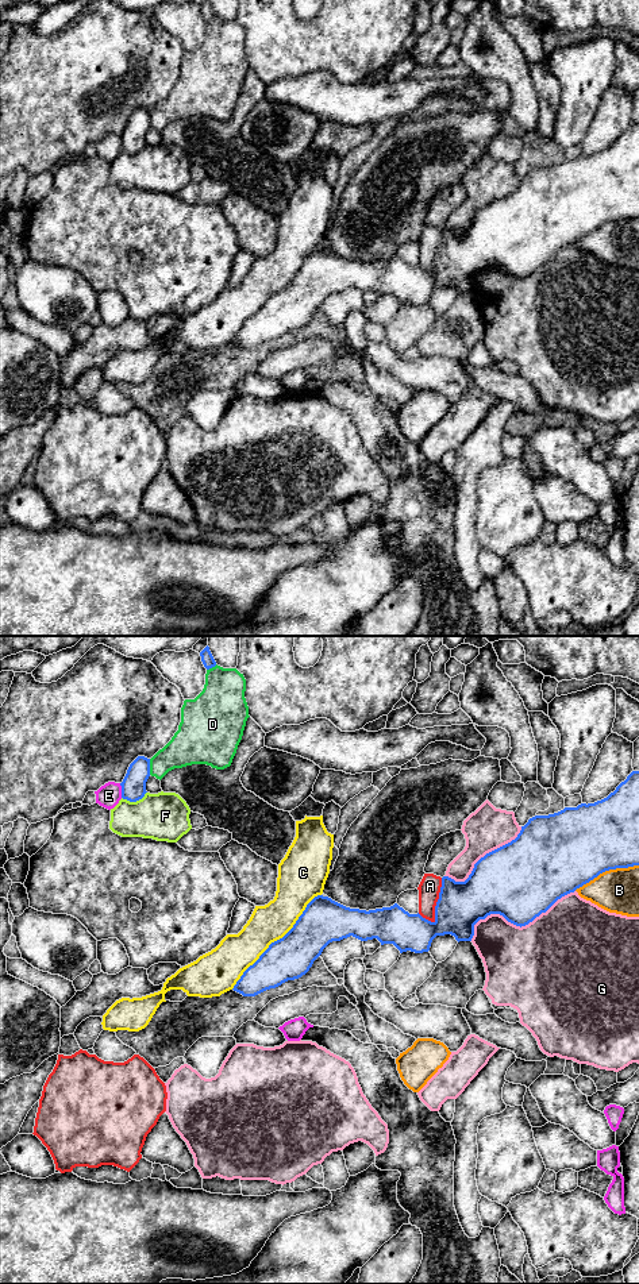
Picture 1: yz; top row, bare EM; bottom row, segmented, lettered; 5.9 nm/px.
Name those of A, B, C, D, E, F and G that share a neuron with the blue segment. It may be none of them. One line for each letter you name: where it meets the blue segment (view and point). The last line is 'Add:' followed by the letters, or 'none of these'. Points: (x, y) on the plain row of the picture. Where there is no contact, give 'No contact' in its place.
Add: none of these

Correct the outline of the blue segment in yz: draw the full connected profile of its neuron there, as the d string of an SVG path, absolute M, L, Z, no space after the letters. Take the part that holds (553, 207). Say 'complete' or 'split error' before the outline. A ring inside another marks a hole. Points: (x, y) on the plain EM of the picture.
complete | M632 123L601 153L530 170L515 192L481 209L465 234L443 228L434 274L419 265L409 266L397 255L366 263L346 259L328 248L315 248L293 279L269 297L232 342L243 348L255 348L299 331L330 294L350 288L361 293L377 290L381 297L393 296L400 305L423 305L430 302L436 288L451 286L458 294L471 293L474 277L490 266L500 266L521 279L600 225L634 217L639 217L639 123Z

